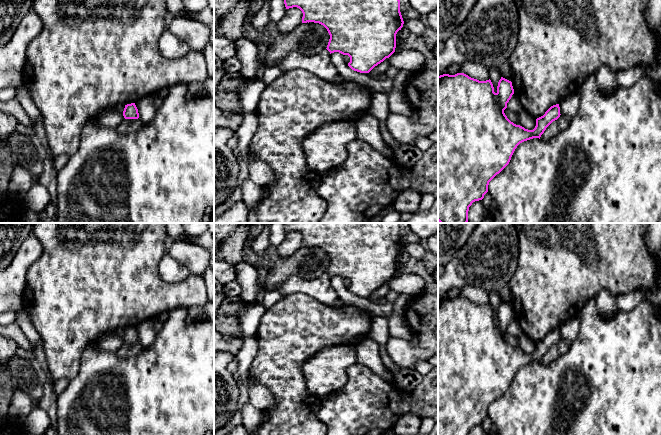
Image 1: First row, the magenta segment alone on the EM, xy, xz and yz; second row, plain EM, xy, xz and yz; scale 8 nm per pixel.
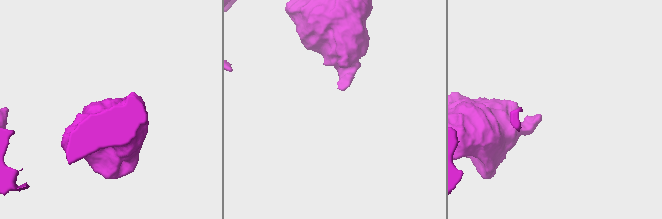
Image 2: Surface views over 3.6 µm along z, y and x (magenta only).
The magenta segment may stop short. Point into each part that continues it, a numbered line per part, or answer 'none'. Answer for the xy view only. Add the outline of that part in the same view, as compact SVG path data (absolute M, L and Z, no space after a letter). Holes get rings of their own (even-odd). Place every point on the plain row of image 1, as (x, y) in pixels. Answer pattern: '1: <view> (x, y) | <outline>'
none

